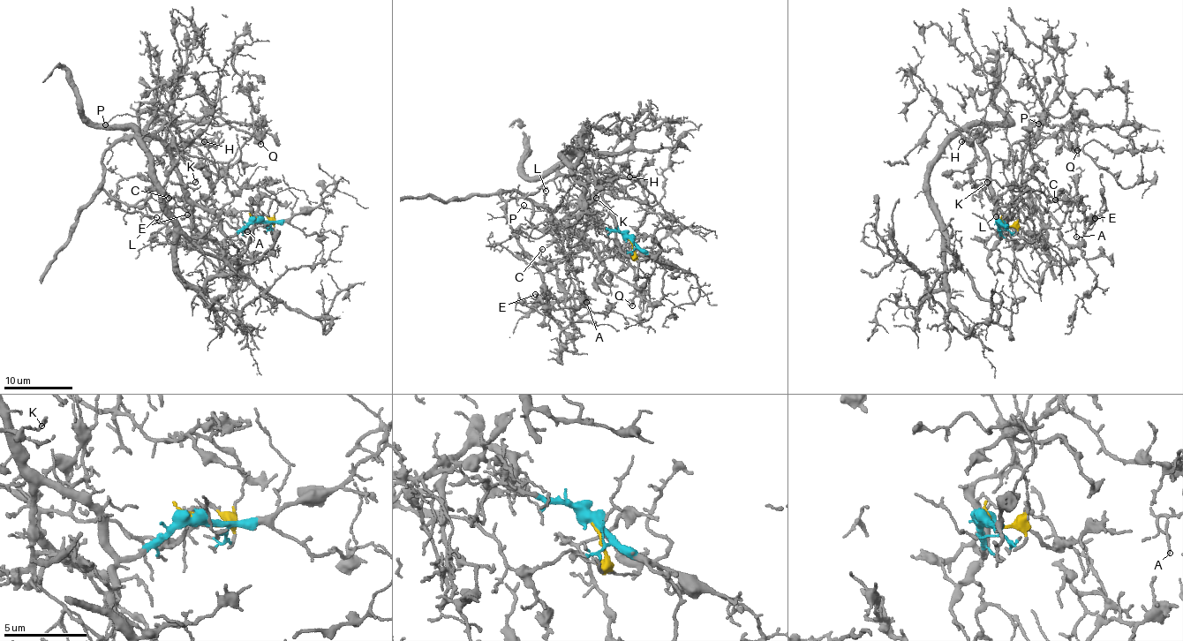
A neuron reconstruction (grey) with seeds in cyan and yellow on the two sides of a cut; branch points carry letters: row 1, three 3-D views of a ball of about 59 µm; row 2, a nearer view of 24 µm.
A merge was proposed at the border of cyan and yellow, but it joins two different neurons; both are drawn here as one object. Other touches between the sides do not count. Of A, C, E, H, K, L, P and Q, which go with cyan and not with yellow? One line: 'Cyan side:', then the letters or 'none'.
Cyan side: none

